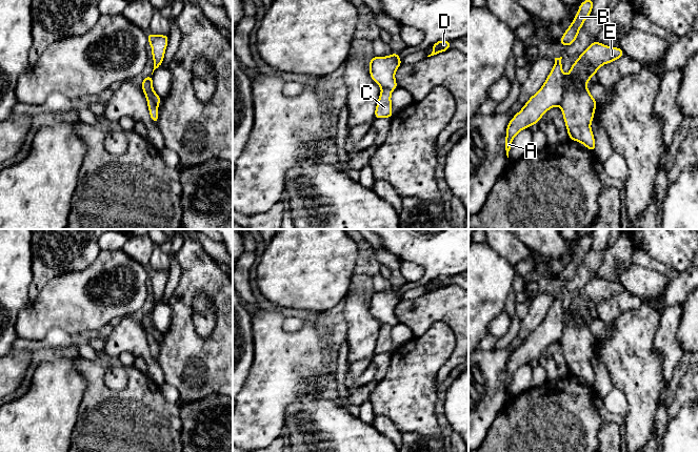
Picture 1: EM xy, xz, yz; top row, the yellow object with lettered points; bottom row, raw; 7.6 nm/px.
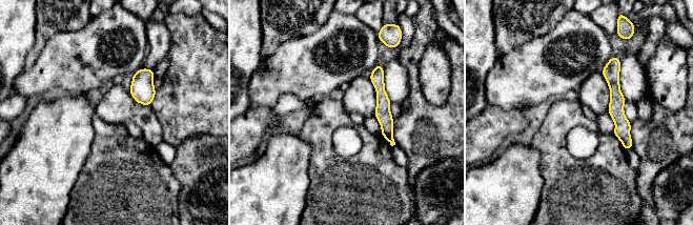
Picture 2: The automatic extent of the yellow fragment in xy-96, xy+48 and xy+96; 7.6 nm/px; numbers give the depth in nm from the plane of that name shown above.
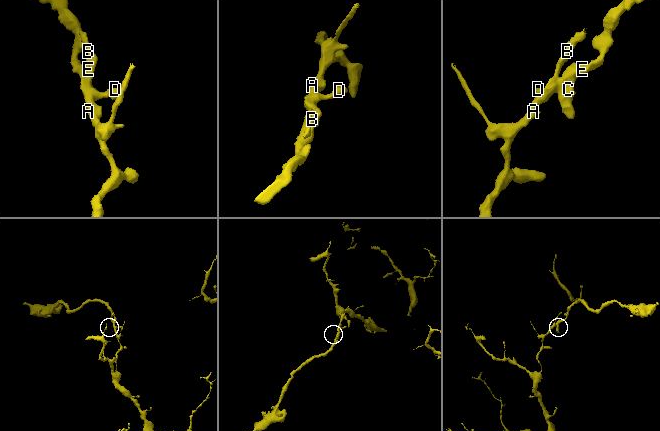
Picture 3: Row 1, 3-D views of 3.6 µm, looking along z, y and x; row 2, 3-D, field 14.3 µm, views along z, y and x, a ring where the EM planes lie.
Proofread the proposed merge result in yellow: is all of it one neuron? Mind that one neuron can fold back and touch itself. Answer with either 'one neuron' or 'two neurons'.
two neurons

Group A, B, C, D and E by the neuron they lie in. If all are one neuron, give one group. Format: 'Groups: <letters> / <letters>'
Groups: A B D / C E

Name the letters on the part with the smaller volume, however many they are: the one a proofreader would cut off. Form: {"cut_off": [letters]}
{"cut_off": ["C", "E"]}

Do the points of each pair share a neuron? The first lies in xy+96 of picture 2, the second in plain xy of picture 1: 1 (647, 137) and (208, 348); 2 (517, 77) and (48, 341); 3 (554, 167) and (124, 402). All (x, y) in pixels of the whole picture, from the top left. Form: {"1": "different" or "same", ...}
{"1": "same", "2": "different", "3": "same"}

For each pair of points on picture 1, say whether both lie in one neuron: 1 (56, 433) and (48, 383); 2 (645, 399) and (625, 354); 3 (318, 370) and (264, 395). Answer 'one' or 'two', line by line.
1: one
2: one
3: one

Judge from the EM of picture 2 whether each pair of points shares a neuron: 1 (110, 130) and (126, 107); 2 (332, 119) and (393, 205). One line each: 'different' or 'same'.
1: different
2: same

